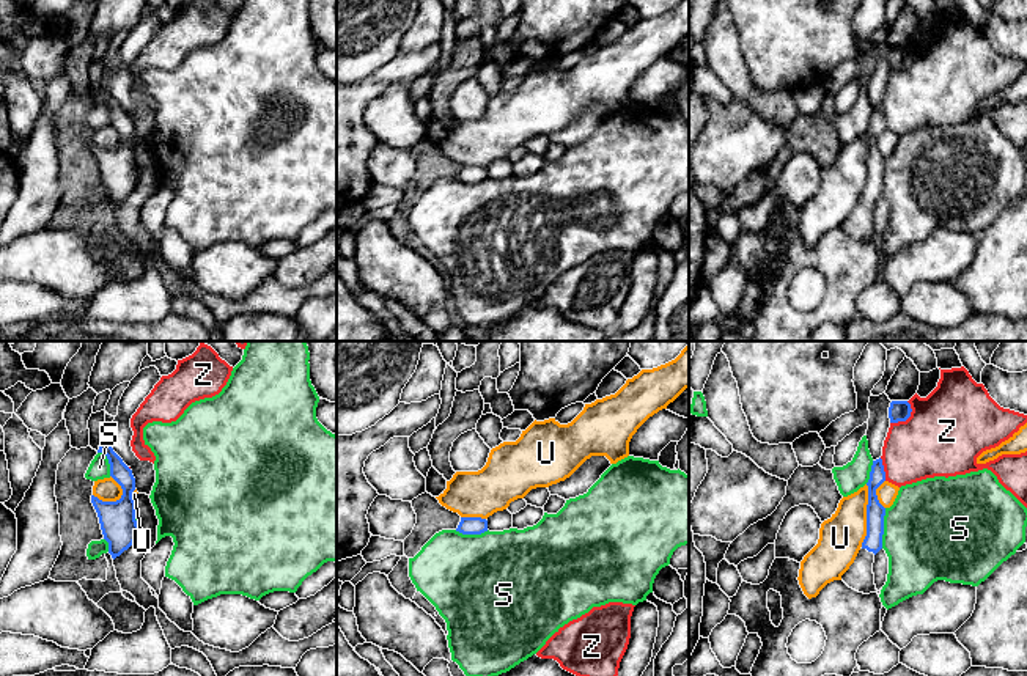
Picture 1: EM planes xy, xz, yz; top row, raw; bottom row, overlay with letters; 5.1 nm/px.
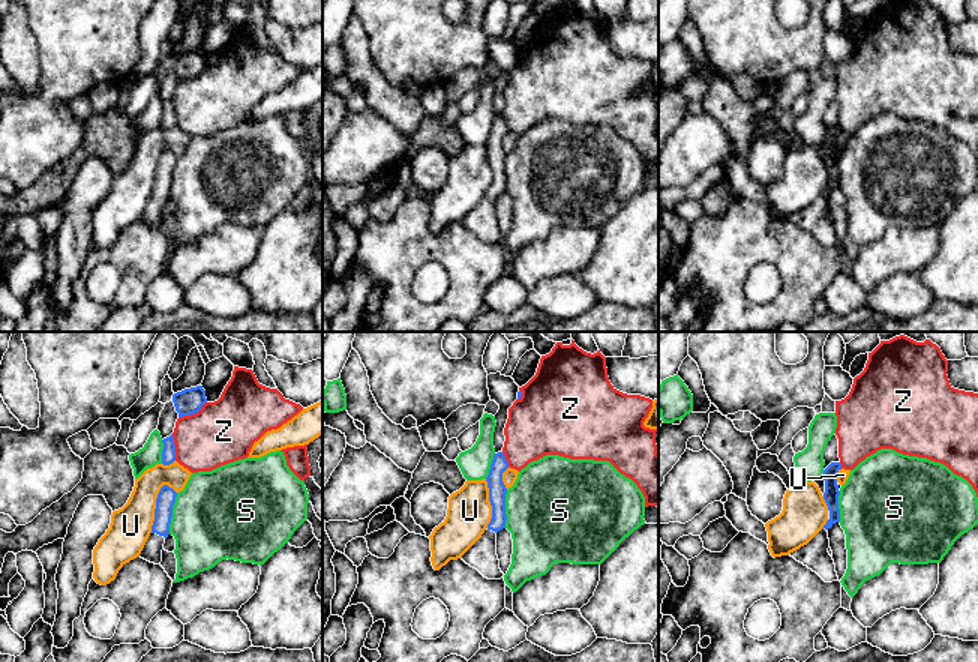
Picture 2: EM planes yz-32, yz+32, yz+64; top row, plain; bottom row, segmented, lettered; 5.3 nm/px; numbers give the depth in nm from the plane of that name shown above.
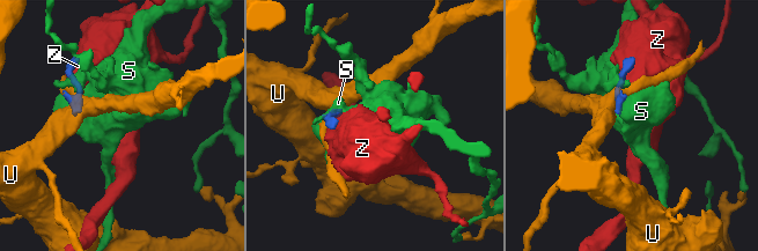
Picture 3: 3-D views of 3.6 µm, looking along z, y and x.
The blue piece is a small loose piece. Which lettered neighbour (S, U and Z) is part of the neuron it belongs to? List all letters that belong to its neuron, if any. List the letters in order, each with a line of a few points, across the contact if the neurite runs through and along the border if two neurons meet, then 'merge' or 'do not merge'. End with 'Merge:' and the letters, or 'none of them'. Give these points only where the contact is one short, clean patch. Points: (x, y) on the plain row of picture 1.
S: do not merge
U: yz (867, 132), (867, 183), (861, 194) | do not merge
Z: yz (908, 49), (911, 62), (901, 69), (890, 71) | do not merge
Merge: none of them

